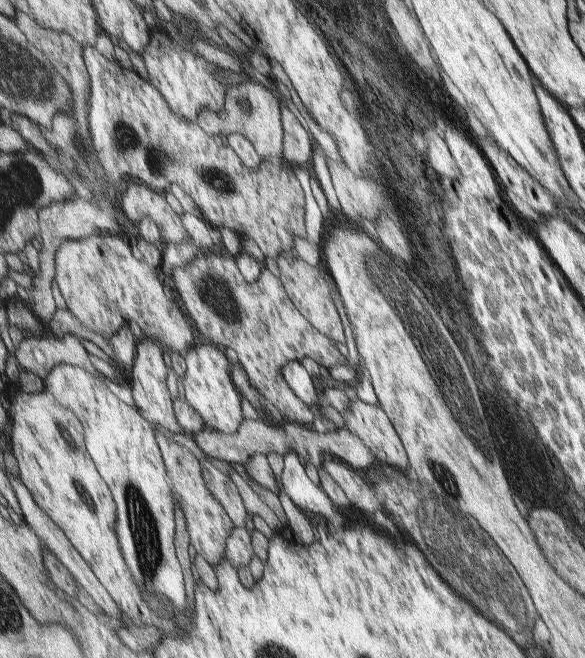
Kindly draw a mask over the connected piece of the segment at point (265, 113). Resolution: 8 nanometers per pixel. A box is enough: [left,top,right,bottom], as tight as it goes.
[198,81,285,168]

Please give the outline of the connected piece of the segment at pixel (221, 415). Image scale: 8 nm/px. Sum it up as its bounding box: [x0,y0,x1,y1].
[184,344,242,434]

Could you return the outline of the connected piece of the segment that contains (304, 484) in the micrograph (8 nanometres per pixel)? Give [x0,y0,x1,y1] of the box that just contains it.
[282,452,338,519]

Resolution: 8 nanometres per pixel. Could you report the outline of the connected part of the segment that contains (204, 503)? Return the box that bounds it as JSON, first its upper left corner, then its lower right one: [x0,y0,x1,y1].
[156,432,236,567]

